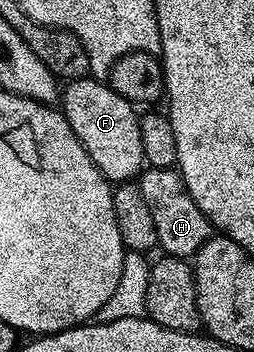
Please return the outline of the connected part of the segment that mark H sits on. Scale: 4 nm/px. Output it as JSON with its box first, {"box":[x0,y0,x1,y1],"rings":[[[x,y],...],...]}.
{"box":[138,167,214,258],"rings":[[[145,167],[138,177],[142,190],[142,198],[146,198],[146,206],[150,206],[150,215],[154,217],[156,242],[167,255],[181,258],[195,257],[201,248],[213,235],[214,229],[206,214],[194,202],[184,185],[179,171],[175,167],[153,168]]]}

